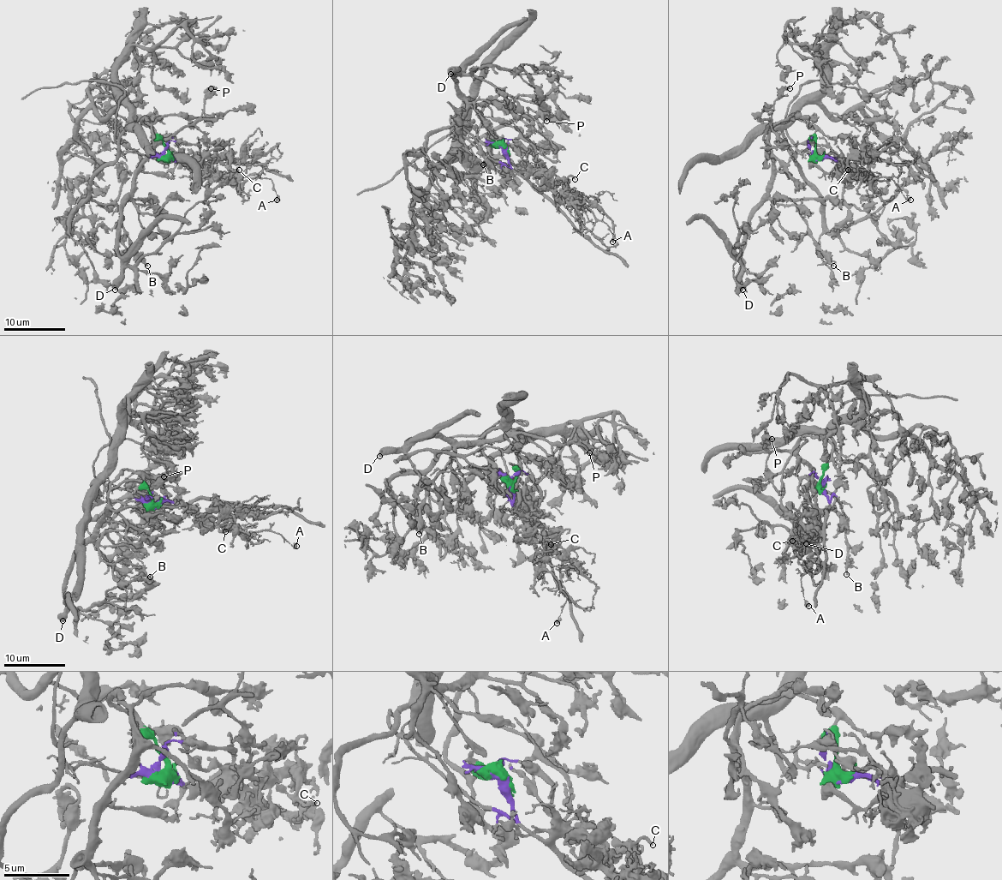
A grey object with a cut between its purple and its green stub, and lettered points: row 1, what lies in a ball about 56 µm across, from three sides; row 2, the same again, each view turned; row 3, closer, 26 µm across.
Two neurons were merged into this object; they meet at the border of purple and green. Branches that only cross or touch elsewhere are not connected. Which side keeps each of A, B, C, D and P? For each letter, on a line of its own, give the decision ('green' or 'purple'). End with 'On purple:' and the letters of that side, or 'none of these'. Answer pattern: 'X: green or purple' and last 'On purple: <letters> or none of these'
A: purple
B: green
C: purple
D: green
P: green
On purple: A, C

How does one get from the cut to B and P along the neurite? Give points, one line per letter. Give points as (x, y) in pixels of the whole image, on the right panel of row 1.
B: (815, 157), (815, 129), (808, 122), (778, 122), (770, 131), (769, 194), (789, 199), (833, 265)
P: (815, 157), (815, 129), (808, 122), (790, 118), (778, 122), (766, 140), (764, 139), (778, 95), (790, 87)

